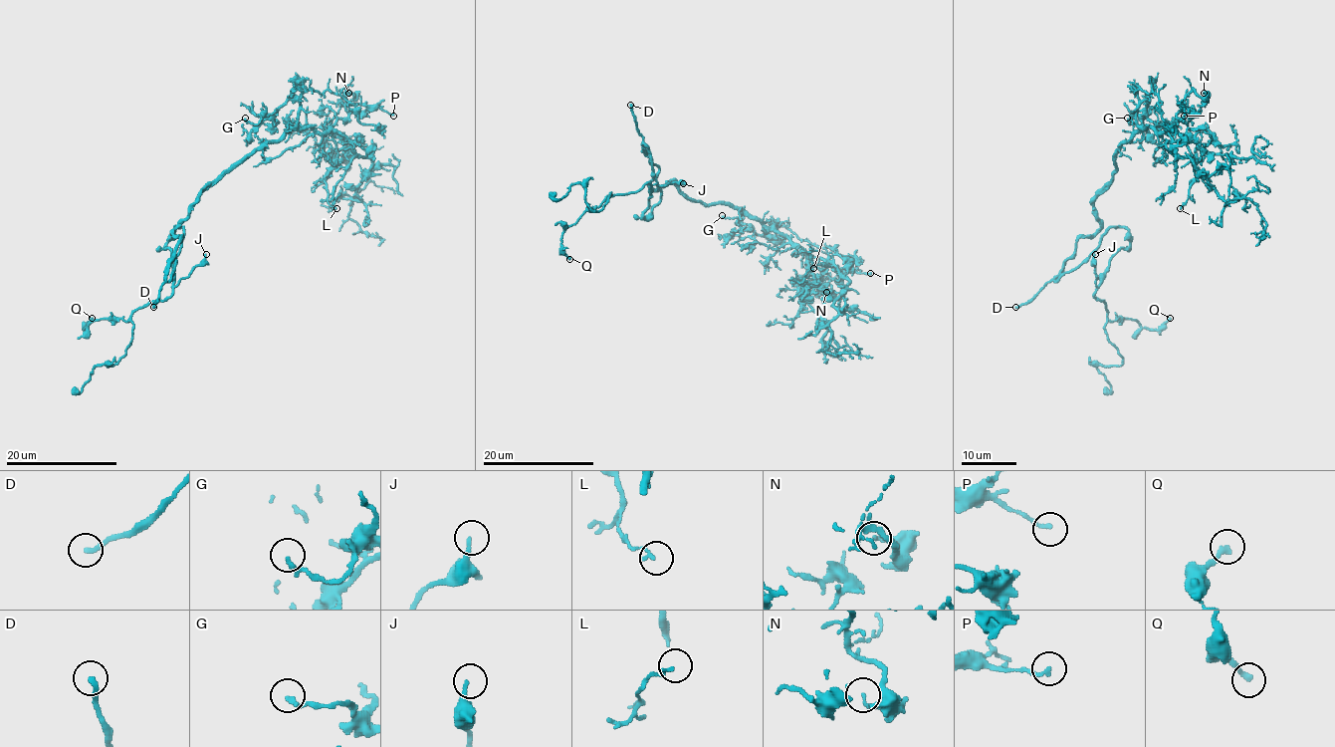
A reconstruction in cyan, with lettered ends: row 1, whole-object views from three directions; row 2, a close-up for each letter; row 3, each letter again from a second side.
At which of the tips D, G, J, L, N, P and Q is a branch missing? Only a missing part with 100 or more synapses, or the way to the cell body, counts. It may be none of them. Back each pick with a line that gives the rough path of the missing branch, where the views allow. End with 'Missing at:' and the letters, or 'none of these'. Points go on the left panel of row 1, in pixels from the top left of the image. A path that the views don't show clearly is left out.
Missing at: D

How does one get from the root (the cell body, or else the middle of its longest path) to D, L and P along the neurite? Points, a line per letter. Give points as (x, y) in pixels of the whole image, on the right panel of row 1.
D: (1098, 229), (1093, 235), (1079, 237), (1063, 269), (1029, 300), (1015, 307)
L: (1098, 229), (1093, 200), (1116, 172), (1114, 152), (1144, 127), (1173, 127), (1194, 159), (1195, 182), (1180, 208)
P: (1098, 229), (1093, 200), (1116, 172), (1114, 152), (1139, 129), (1165, 131), (1191, 114), (1184, 109), (1184, 116)

